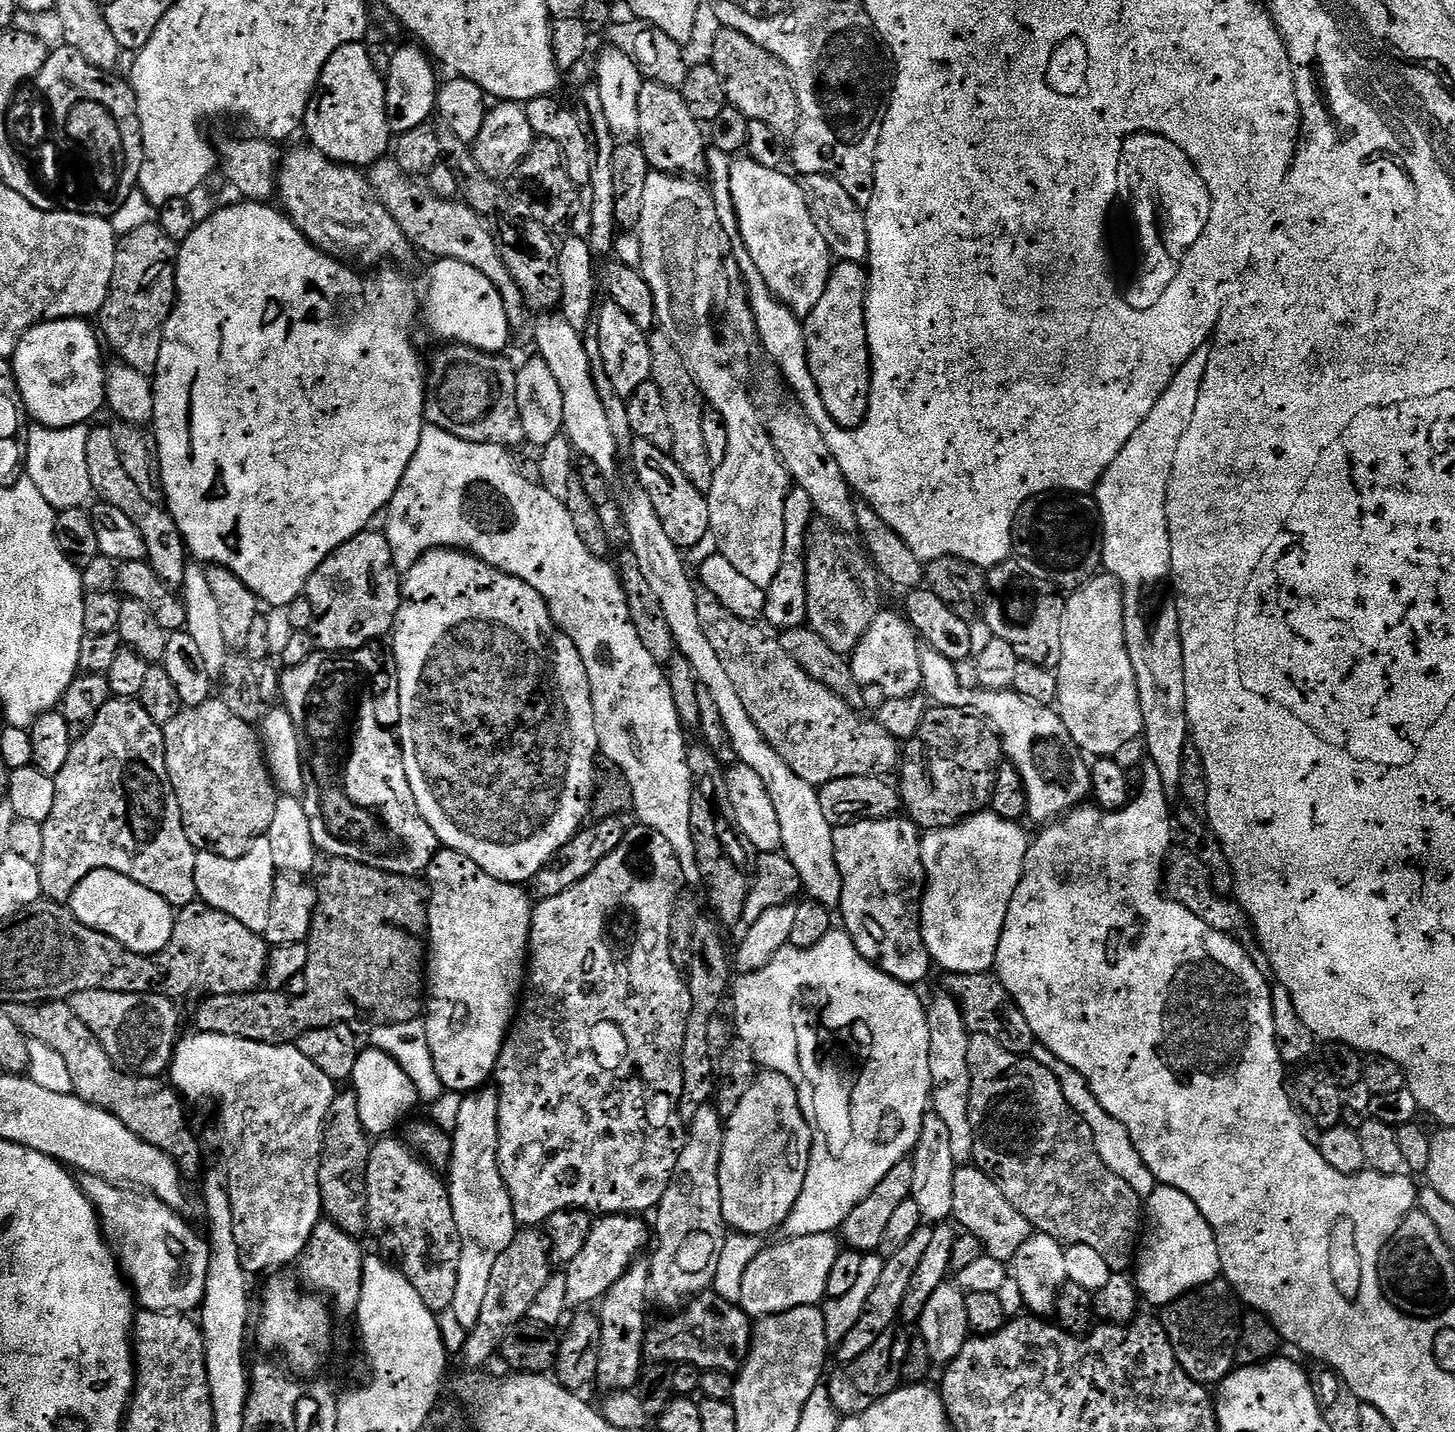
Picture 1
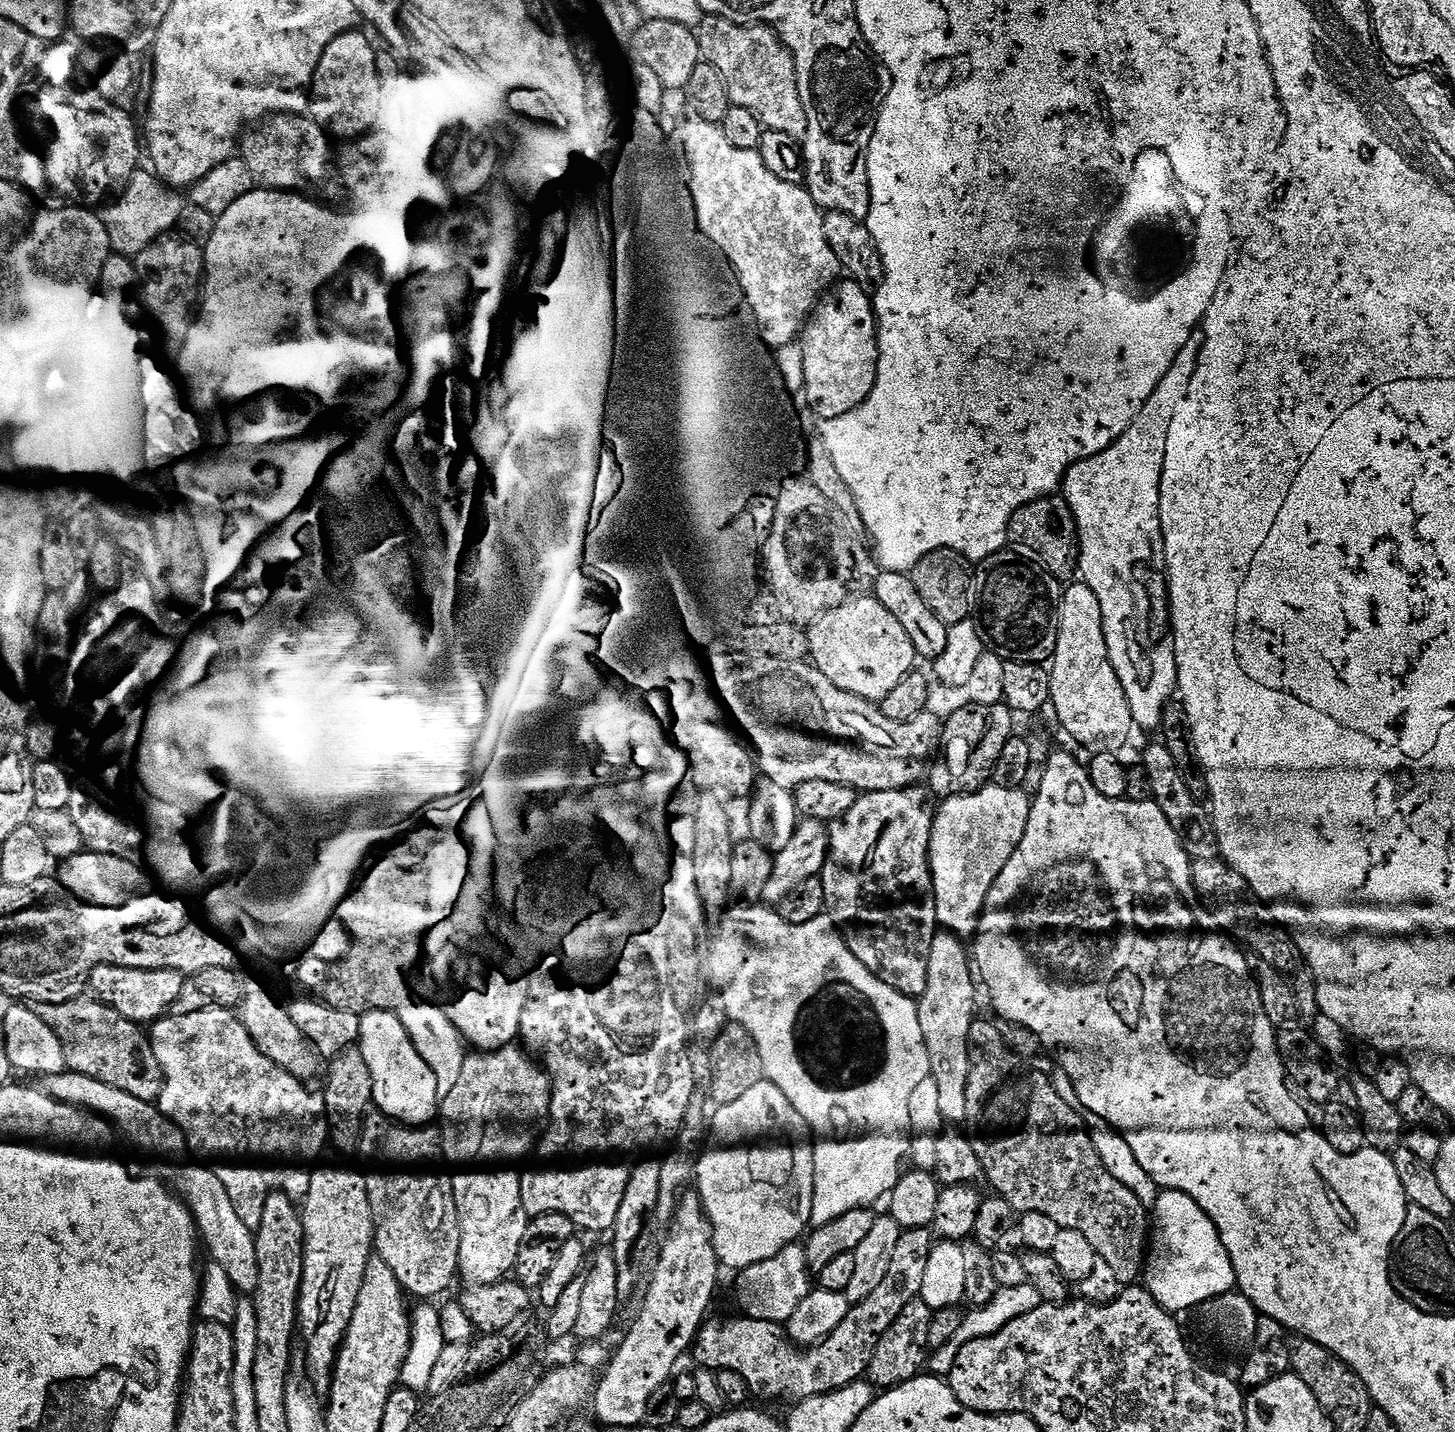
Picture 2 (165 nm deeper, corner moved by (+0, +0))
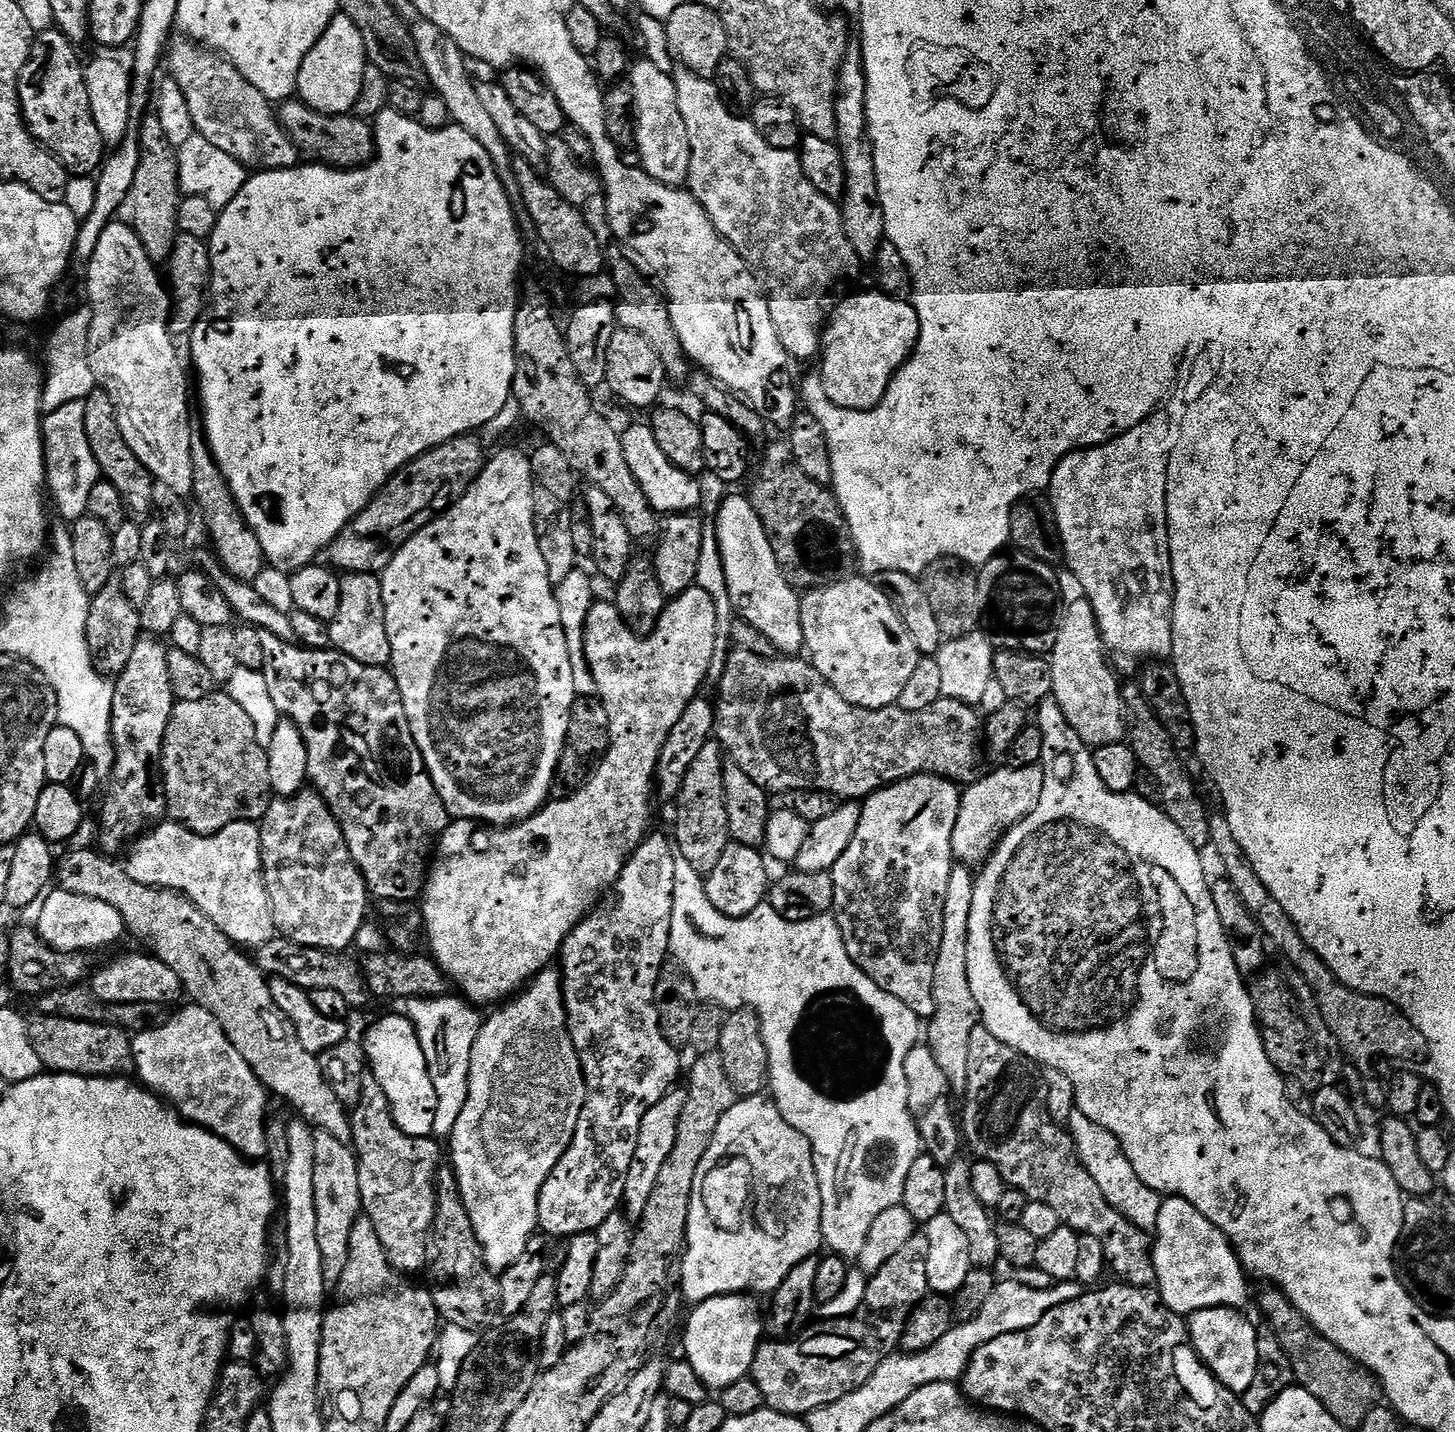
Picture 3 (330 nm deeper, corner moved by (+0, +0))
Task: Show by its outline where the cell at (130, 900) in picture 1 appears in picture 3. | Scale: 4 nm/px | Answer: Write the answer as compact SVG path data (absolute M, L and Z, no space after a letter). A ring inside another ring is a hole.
M52 890L43 897L43 901L40 920L34 927L44 941L59 952L88 954L91 953L91 948L104 948L107 944L114 943L120 935L125 935L122 914L114 910L114 906L106 906L104 900Z

